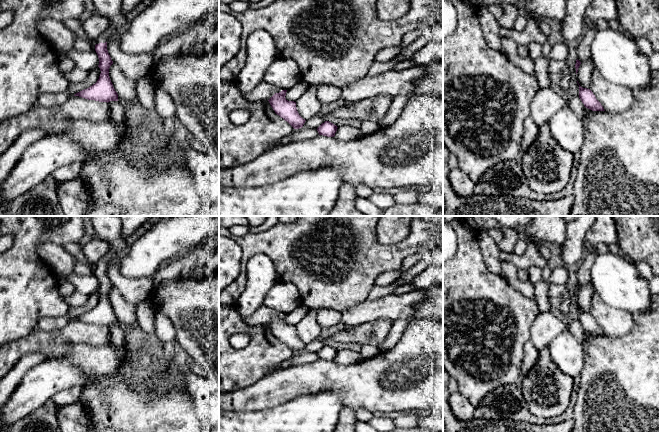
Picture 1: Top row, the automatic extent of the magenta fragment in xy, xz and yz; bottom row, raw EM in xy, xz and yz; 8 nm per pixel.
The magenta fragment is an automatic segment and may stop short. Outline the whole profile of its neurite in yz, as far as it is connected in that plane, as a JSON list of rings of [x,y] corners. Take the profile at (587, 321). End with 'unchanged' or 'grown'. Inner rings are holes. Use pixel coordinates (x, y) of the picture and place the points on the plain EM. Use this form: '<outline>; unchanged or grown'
[[[579,309],[579,322],[584,330],[592,335],[605,335],[601,327],[596,323],[590,313],[583,312]]]; unchanged

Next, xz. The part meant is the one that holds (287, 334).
[[[287,314],[275,317],[268,325],[277,339],[287,345],[294,353],[302,352],[305,343],[303,343],[296,332],[296,326],[288,325],[286,320]]]; unchanged

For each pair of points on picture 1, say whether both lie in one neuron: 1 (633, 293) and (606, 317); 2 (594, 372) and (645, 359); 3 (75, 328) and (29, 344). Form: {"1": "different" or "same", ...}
{"1": "different", "2": "same", "3": "same"}

